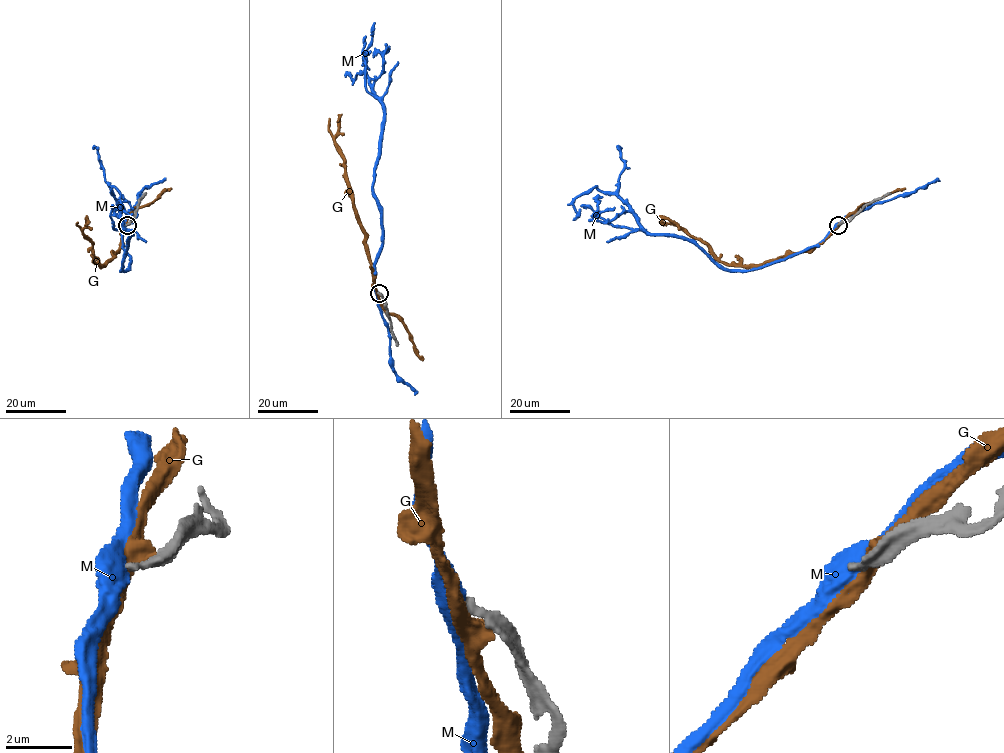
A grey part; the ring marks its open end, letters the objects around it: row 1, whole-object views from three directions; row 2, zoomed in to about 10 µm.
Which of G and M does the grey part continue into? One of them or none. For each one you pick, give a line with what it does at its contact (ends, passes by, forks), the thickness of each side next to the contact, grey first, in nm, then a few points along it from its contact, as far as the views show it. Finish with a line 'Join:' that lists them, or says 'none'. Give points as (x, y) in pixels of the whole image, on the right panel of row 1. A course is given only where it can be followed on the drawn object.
Join: none

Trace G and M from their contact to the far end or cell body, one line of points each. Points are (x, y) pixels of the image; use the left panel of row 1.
G: (127, 224), (119, 250), (102, 265), (93, 260), (92, 243), (82, 232), (87, 219), (86, 225)
M: (125, 225), (122, 247), (130, 260), (120, 270), (132, 235), (113, 187), (122, 220)

